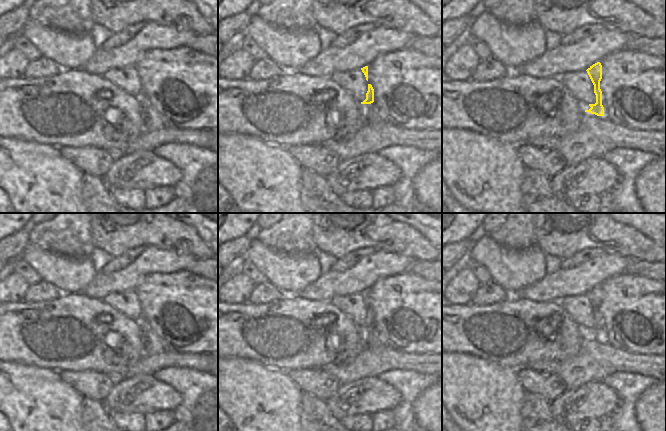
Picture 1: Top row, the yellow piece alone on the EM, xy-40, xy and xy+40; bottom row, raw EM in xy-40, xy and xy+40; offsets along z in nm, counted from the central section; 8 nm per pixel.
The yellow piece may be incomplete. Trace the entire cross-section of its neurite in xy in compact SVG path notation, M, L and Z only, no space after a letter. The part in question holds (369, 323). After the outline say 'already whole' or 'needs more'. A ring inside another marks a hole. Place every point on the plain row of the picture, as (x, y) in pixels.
M368 308L368 315L366 323L361 326L362 328L362 341L364 346L375 348L382 344L382 339L374 327L374 313L371 308Z; needs more

